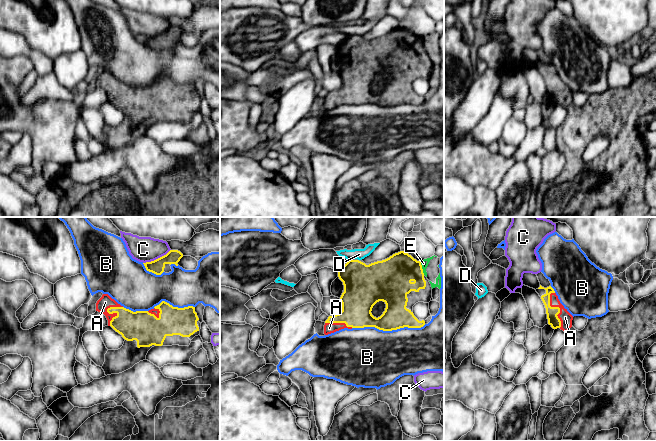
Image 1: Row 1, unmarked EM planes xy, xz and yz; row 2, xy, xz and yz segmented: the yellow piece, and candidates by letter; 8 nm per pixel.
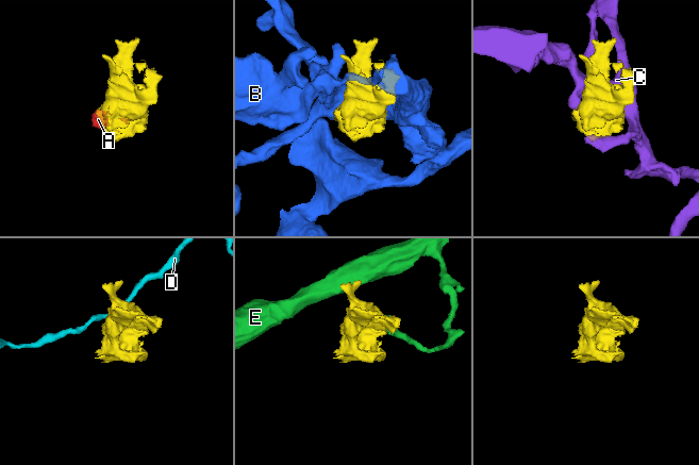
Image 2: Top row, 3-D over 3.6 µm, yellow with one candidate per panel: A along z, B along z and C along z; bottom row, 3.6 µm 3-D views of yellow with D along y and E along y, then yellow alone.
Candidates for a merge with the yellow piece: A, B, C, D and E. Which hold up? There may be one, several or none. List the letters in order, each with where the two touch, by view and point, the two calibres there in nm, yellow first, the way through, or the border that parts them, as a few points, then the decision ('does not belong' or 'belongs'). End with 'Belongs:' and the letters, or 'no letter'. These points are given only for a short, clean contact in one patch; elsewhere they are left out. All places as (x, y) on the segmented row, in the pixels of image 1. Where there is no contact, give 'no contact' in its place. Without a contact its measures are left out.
A: contact yz (558, 307); calibres 90 and 100 nm; belongs
B: contact xz (388, 330); calibres 200 and 460 nm; does not belong
C: contact xy (156, 259); calibres 120 and 200 nm; border xy (170, 249), (165, 254), (143, 263); does not belong
D: contact xz (350, 260); calibres 340 and 90 nm; border xz (349, 259), (351, 260); does not belong
E: contact xz (421, 268); calibres 320 and 60 nm; border xz (420, 262), (424, 274); does not belong
Belongs: A

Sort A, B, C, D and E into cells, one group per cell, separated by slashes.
A / B / C / D / E

